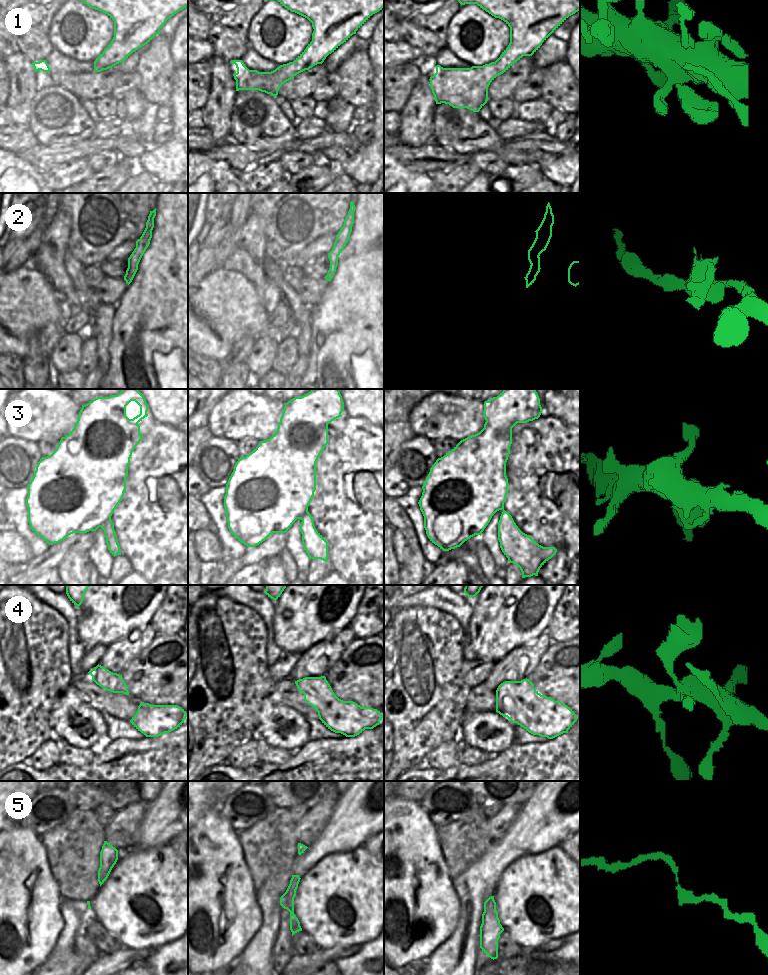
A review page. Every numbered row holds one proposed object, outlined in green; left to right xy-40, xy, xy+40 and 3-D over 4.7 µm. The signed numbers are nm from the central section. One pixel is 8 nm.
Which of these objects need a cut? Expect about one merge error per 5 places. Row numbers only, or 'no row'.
2

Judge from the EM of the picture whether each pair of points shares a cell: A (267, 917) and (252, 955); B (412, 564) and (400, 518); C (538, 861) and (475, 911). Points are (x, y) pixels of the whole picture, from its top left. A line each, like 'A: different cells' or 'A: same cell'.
A: same cell
B: same cell
C: different cells

